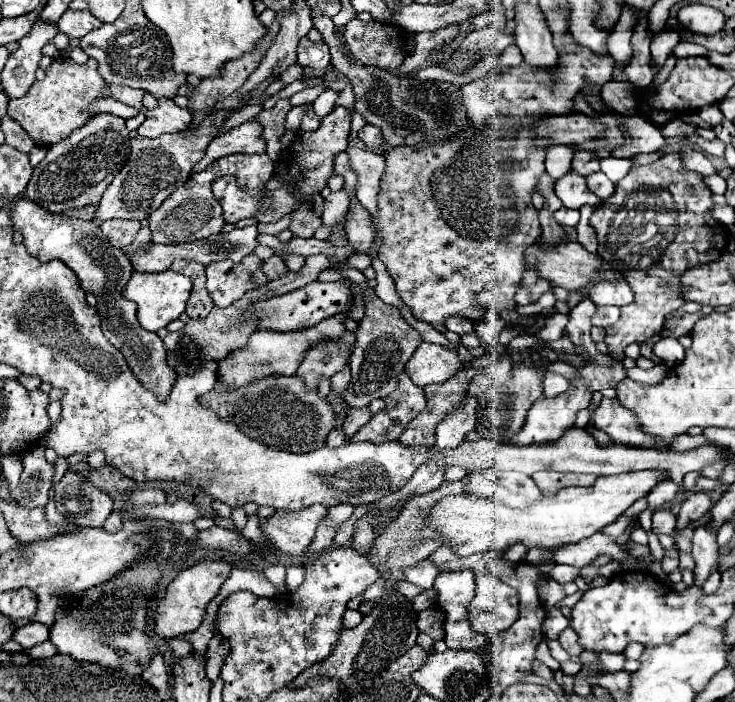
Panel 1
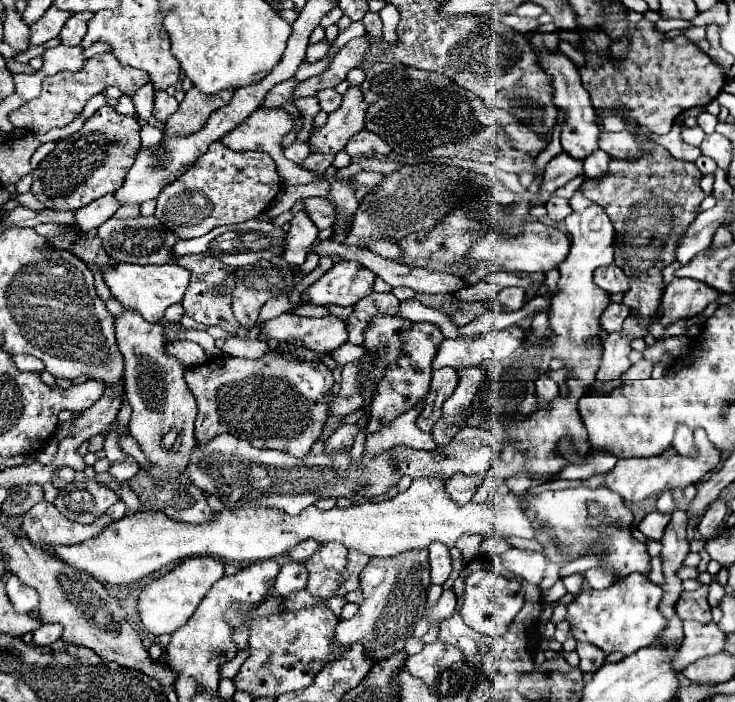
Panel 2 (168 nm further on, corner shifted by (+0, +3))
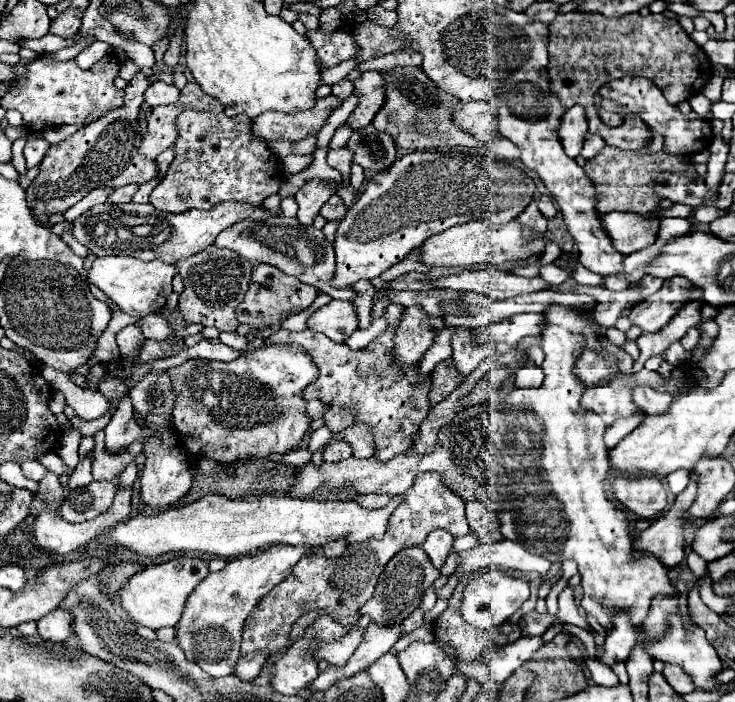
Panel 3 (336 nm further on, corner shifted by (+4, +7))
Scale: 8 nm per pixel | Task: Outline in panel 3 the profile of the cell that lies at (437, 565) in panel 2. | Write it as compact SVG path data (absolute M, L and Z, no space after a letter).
M447 530L429 532L429 536L427 536L425 544L423 544L423 550L427 552L427 556L431 558L435 568L443 566L443 562L449 556L451 548L453 548L453 536Z

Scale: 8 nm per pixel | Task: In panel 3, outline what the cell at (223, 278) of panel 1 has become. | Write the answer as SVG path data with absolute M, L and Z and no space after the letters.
M259 264L253 272L249 290L243 298L243 302L237 308L237 320L241 324L249 324L249 328L253 332L257 332L259 338L267 338L273 332L277 332L281 328L281 320L289 314L297 314L305 308L309 308L313 304L313 300L317 298L317 290L295 280L293 276L287 276L283 272L279 272L277 268L271 268L269 264Z

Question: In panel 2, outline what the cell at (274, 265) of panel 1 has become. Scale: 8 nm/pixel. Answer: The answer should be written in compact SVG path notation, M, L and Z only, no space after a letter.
M301 210L293 216L293 220L289 222L289 232L287 232L287 240L285 240L285 252L281 254L281 258L285 262L291 264L303 264L305 256L307 256L307 248L317 240L317 232L319 228L315 228L315 224L309 220L309 216Z

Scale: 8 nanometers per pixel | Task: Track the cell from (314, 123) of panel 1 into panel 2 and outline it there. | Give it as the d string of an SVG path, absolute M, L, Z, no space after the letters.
M295 140L291 146L287 146L287 148L283 150L283 154L285 154L285 158L289 158L291 162L301 164L301 162L310 154L309 142Z

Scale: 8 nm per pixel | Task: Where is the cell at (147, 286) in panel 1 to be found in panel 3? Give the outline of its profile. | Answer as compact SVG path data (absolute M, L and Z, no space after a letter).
M107 256L107 258L95 258L93 266L89 270L87 282L103 290L125 314L143 318L147 314L159 312L159 308L165 306L169 294L173 292L171 280L175 276L177 268L171 264L165 264L161 260L143 262L133 256Z

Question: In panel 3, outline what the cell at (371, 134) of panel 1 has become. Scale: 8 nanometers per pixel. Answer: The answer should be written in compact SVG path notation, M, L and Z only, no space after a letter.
M373 126L355 130L347 142L347 148L355 152L353 162L371 172L385 172L397 158L391 136L387 136L385 132L377 132Z

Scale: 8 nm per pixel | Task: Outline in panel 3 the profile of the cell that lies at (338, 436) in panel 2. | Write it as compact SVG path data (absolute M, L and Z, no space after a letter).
M331 440L325 450L323 450L323 460L325 462L341 462L351 456L351 446L343 440Z

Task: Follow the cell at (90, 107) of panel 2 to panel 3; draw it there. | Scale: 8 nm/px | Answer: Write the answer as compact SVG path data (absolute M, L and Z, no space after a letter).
M31 138L27 140L25 144L25 158L27 158L27 168L33 168L37 164L41 164L43 156L45 156L45 150L49 148L50 145L43 140L43 138Z

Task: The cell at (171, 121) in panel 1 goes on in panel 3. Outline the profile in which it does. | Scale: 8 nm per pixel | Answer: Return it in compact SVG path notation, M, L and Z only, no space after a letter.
M153 82L149 84L149 88L145 90L145 102L149 106L159 106L159 104L175 104L175 100L179 98L179 88L175 88L173 84L165 84L165 82Z

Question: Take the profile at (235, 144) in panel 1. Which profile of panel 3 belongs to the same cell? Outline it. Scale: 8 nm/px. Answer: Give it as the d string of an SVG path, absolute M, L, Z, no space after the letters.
M325 96L319 98L311 112L295 112L283 116L283 112L265 112L259 120L253 120L253 132L265 140L289 140L297 142L307 136L317 136L329 114L341 106L341 98Z

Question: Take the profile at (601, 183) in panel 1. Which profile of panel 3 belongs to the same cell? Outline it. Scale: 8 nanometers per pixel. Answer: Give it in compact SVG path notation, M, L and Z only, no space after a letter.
M587 132L587 134L585 134L585 146L583 146L581 154L583 154L587 160L591 160L593 156L597 156L597 154L603 150L603 146L605 146L605 140L603 140L599 134Z

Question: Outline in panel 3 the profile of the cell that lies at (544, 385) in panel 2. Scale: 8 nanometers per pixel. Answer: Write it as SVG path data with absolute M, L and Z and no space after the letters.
M535 364L521 366L515 372L515 388L539 388L543 384L543 370Z

